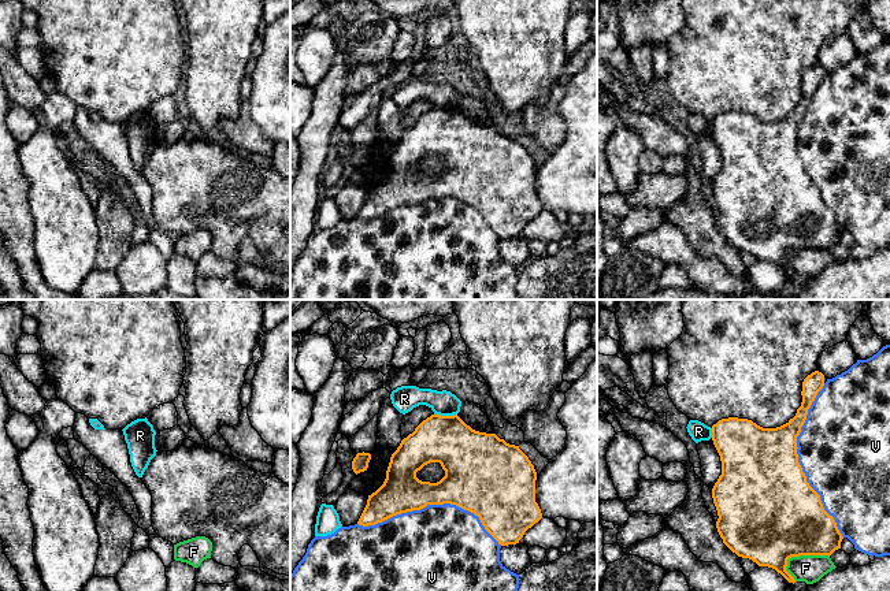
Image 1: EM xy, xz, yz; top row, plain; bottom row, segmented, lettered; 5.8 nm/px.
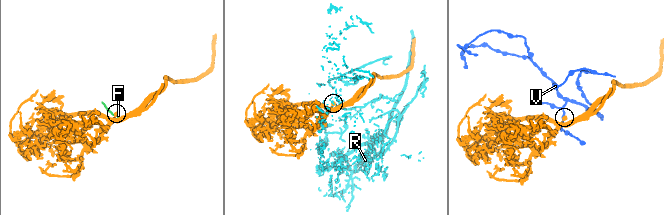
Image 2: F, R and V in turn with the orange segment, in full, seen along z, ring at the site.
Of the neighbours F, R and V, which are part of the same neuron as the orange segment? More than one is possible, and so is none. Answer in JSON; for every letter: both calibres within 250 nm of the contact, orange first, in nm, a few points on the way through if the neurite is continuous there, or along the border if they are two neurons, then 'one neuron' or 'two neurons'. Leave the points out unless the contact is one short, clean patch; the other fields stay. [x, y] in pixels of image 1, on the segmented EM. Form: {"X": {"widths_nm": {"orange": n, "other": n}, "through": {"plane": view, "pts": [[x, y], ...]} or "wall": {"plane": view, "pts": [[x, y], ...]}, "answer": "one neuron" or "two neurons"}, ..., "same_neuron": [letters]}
{"F": {"widths_nm": {"orange": 480, "other": 160}, "answer": "two neurons"}, "R": {"widths_nm": {"orange": 300, "other": 150}, "answer": "two neurons"}, "V": {"widths_nm": {"orange": 500, "other": 480}, "answer": "two neurons"}, "same_neuron": []}

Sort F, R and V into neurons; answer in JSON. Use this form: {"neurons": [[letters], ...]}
{"neurons": [["F"], ["R"], ["V"]]}

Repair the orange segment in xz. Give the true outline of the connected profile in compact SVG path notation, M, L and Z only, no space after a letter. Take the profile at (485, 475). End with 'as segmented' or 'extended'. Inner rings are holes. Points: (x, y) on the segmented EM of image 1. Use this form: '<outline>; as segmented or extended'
M431 415L404 438L392 454L386 479L368 495L357 524L375 525L427 505L450 503L478 516L498 544L516 544L524 532L542 518L535 502L535 480L534 465L519 446L507 443L496 434L472 430L457 415ZM430 462L440 462L445 471L445 476L437 483L416 477L416 472Z; as segmented

